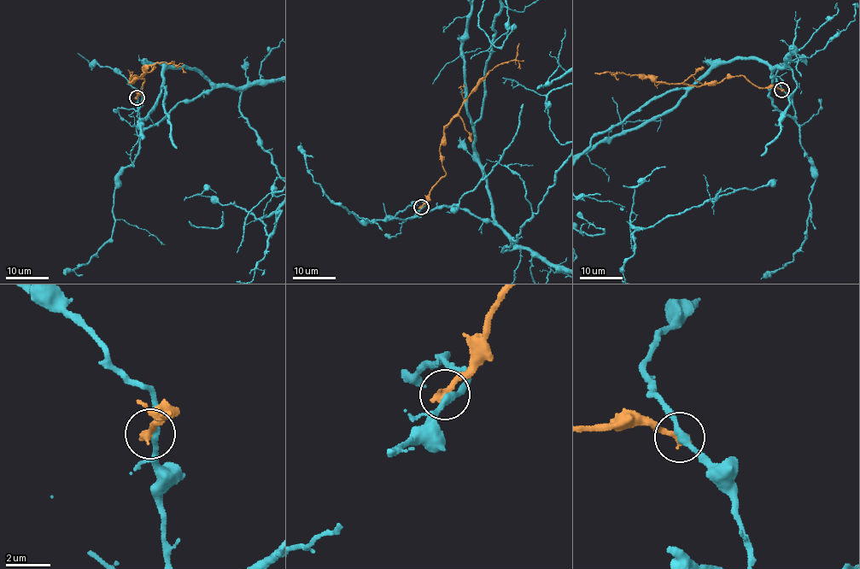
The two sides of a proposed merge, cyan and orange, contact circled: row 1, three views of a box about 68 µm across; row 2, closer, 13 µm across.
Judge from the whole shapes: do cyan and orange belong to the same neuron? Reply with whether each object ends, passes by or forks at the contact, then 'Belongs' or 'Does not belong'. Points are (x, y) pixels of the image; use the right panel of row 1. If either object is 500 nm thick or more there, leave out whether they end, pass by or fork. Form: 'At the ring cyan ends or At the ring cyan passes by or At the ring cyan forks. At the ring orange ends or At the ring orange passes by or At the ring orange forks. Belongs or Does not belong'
At the ring cyan passes by. At the ring orange ends. Does not belong

